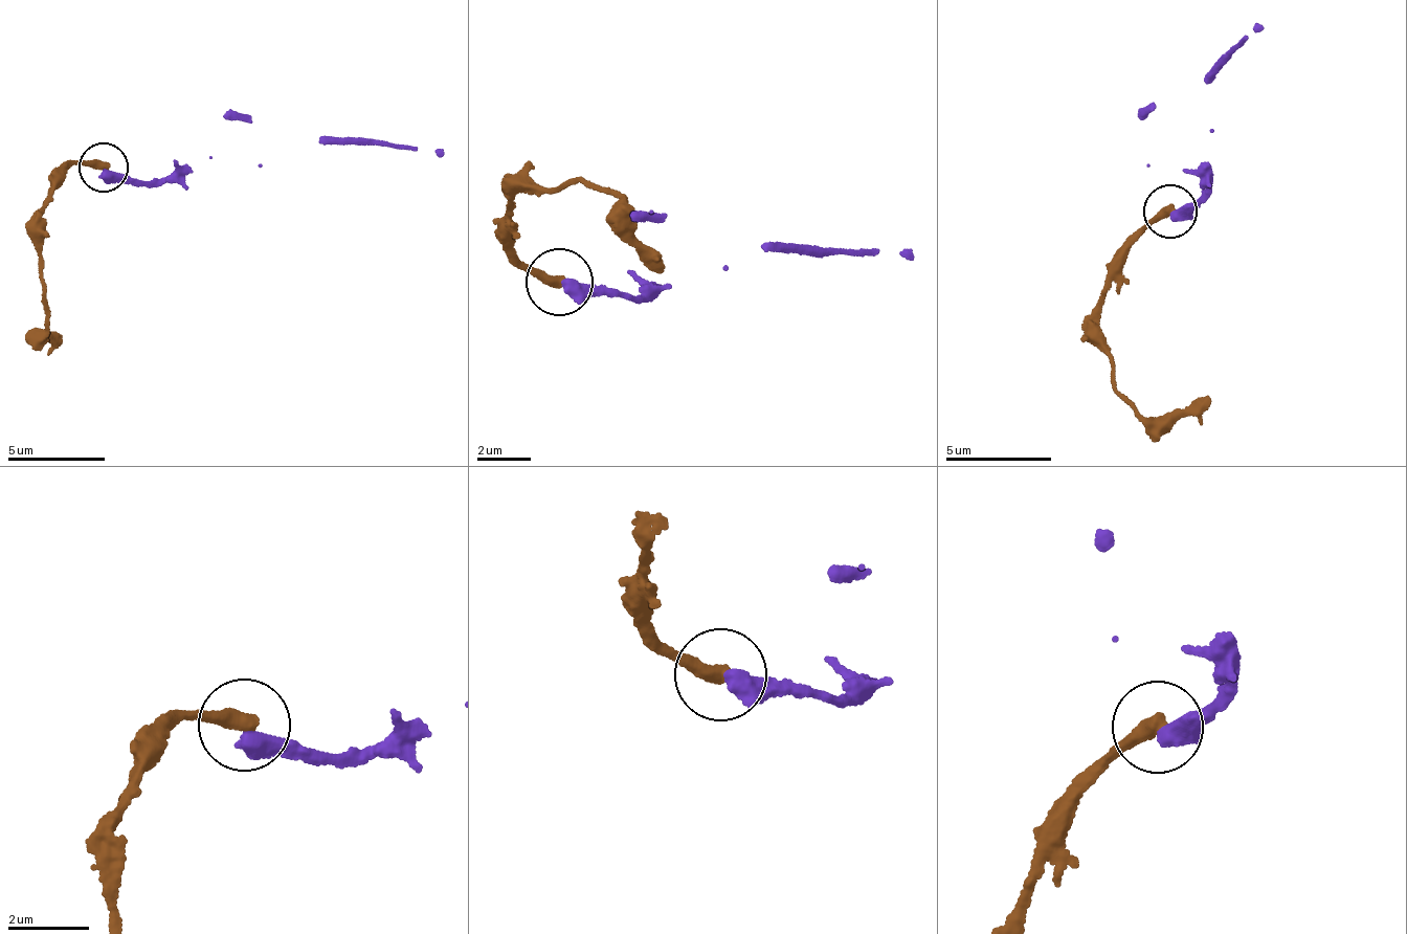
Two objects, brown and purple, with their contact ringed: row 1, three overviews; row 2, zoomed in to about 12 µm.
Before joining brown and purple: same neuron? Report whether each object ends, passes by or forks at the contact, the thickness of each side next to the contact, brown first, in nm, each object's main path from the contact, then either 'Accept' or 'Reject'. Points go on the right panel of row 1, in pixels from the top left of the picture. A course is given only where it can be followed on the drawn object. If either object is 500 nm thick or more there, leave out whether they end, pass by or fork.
At the ring brown ends. At the ring purple ends. Thickness 400 nm (brown) against 460 nm. Course of brown: (1171, 209), (1148, 225), (1108, 279), (1099, 348), (1114, 356), (1114, 391), (1147, 419), (1171, 420), (1210, 400). Course of purple: (1171, 209), (1210, 191), (1206, 163), (1209, 84), (1245, 34), (1266, 29). Reject

